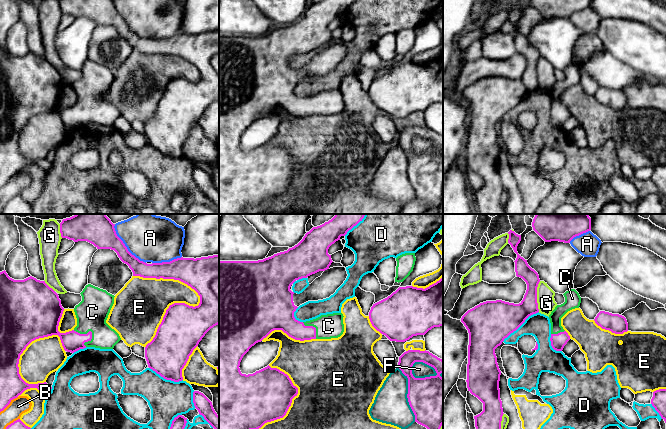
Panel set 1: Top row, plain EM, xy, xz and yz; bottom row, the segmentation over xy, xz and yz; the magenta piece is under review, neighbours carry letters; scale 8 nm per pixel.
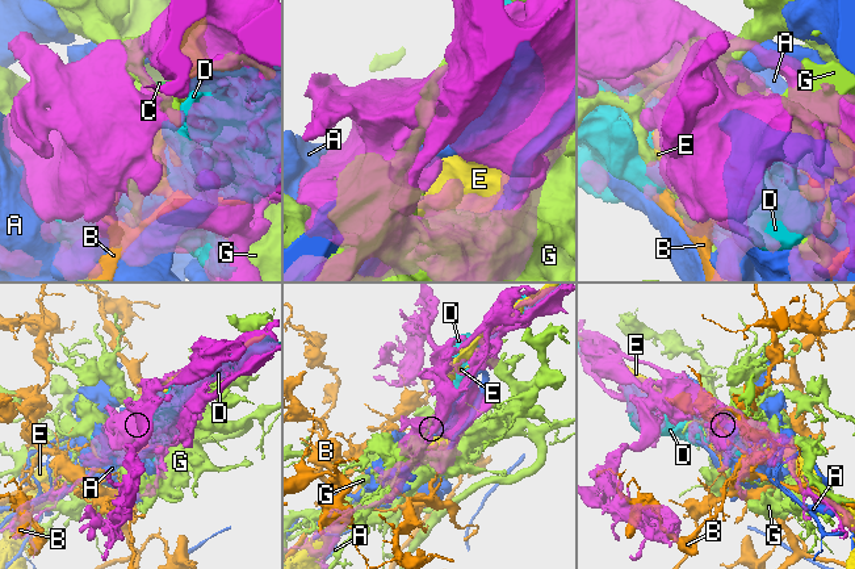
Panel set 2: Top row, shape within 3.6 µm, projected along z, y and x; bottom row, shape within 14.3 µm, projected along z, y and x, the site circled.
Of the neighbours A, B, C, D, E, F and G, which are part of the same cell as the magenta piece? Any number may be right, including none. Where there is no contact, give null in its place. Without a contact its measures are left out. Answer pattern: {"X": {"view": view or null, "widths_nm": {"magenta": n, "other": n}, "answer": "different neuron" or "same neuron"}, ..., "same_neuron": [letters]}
{"A": {"view": "xy", "widths_nm": {"magenta": 200, "other": 320}, "answer": "different neuron"}, "B": {"view": "xy", "widths_nm": {"magenta": 220, "other": 140}, "answer": "different neuron"}, "C": {"view": "xy", "widths_nm": {"magenta": 170, "other": 260}, "answer": "same neuron"}, "D": {"view": "yz", "widths_nm": {"magenta": 360, "other": 190}, "answer": "different neuron"}, "E": {"view": "xy", "widths_nm": {"magenta": 360, "other": 400}, "answer": "different neuron"}, "F": {"view": "xz", "widths_nm": {"magenta": 280, "other": 130}, "answer": "same neuron"}, "G": {"view": "yz", "widths_nm": {"magenta": 200, "other": 140}, "answer": "different neuron"}, "same_neuron": ["C", "F"]}

